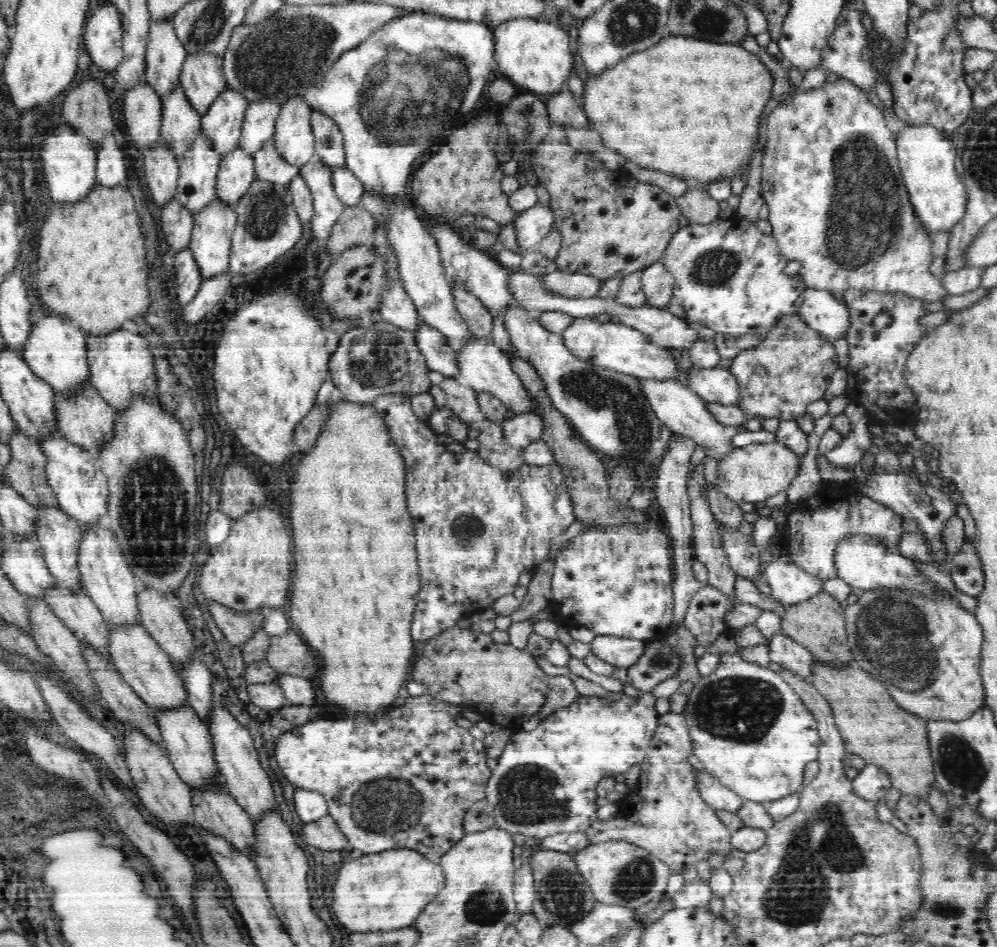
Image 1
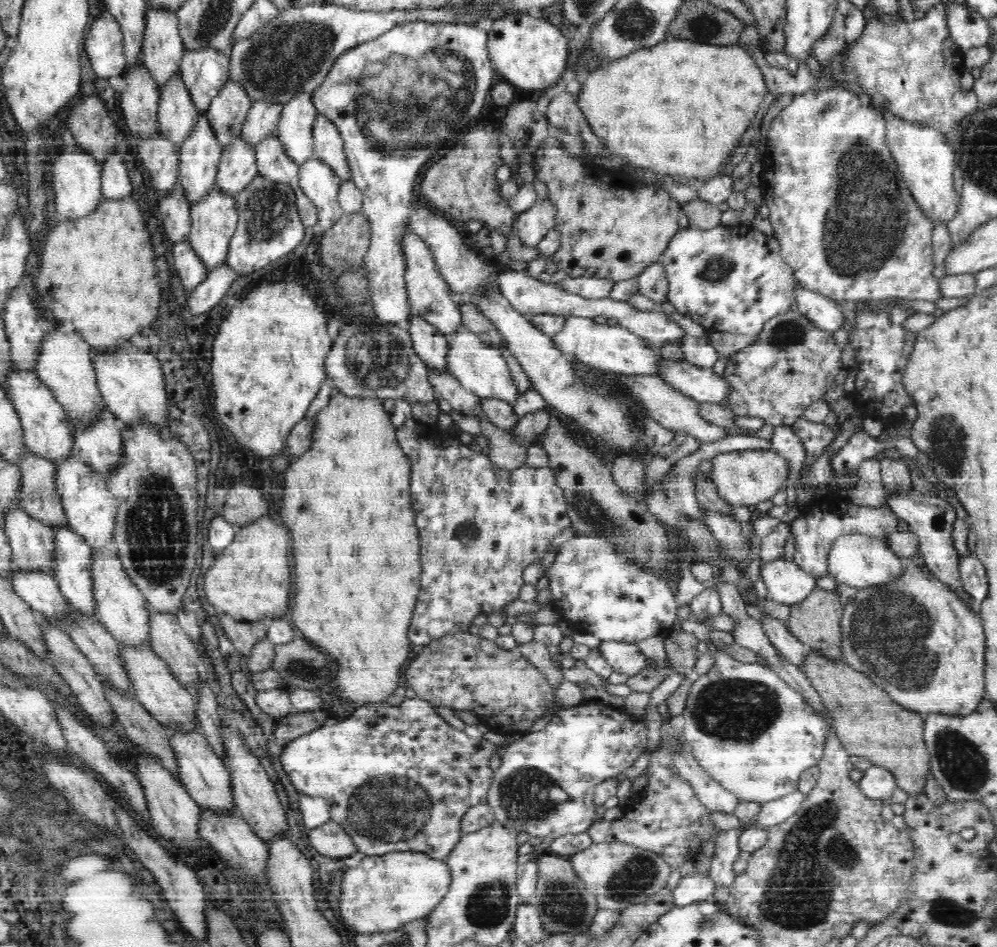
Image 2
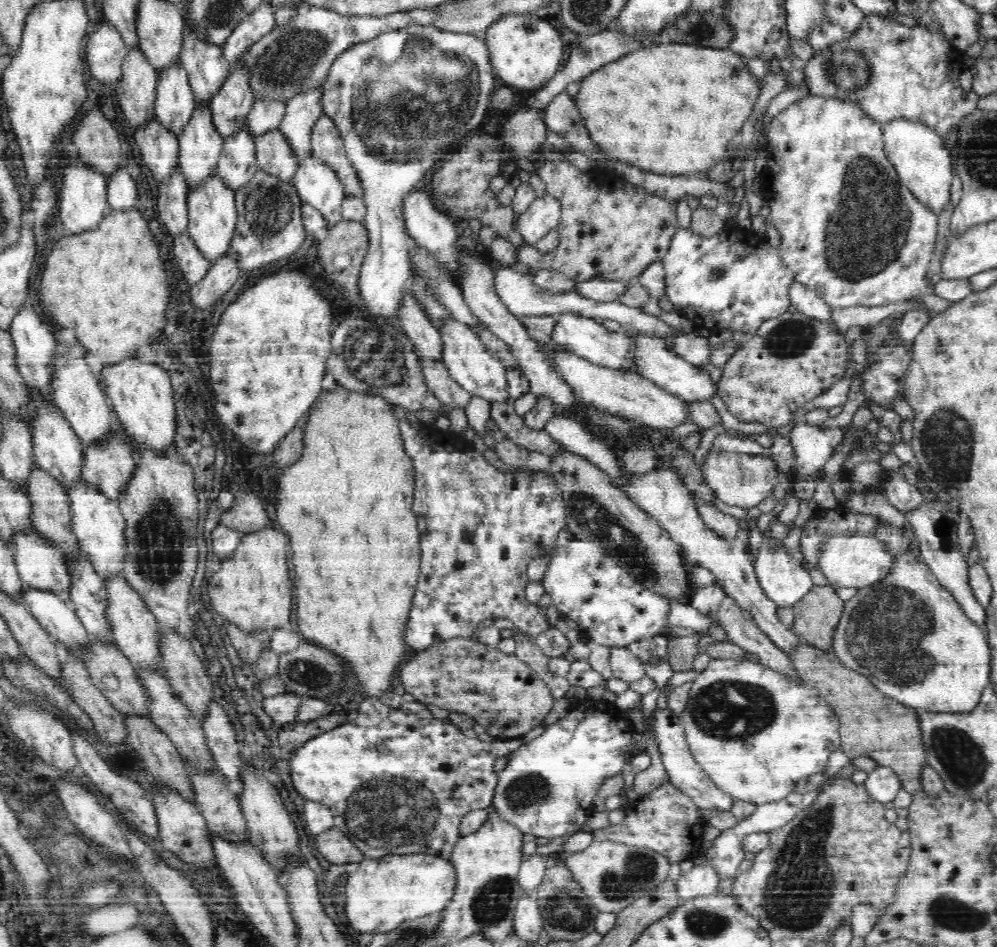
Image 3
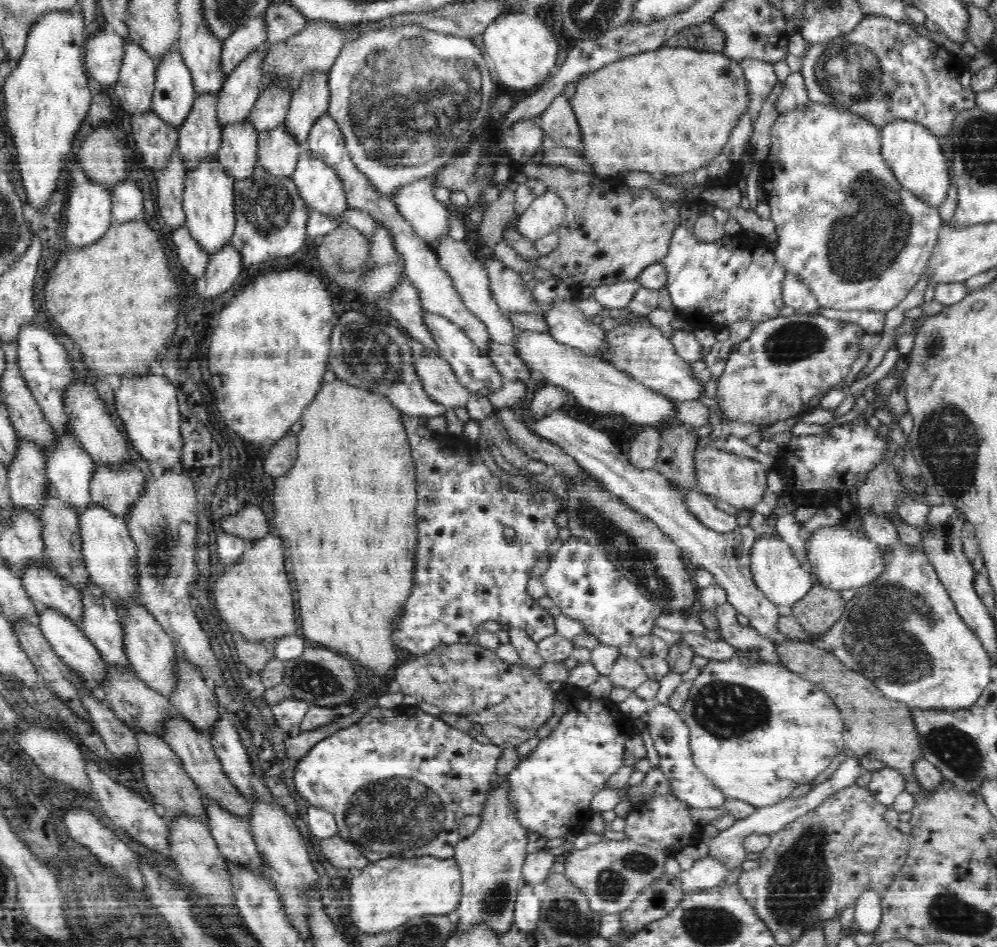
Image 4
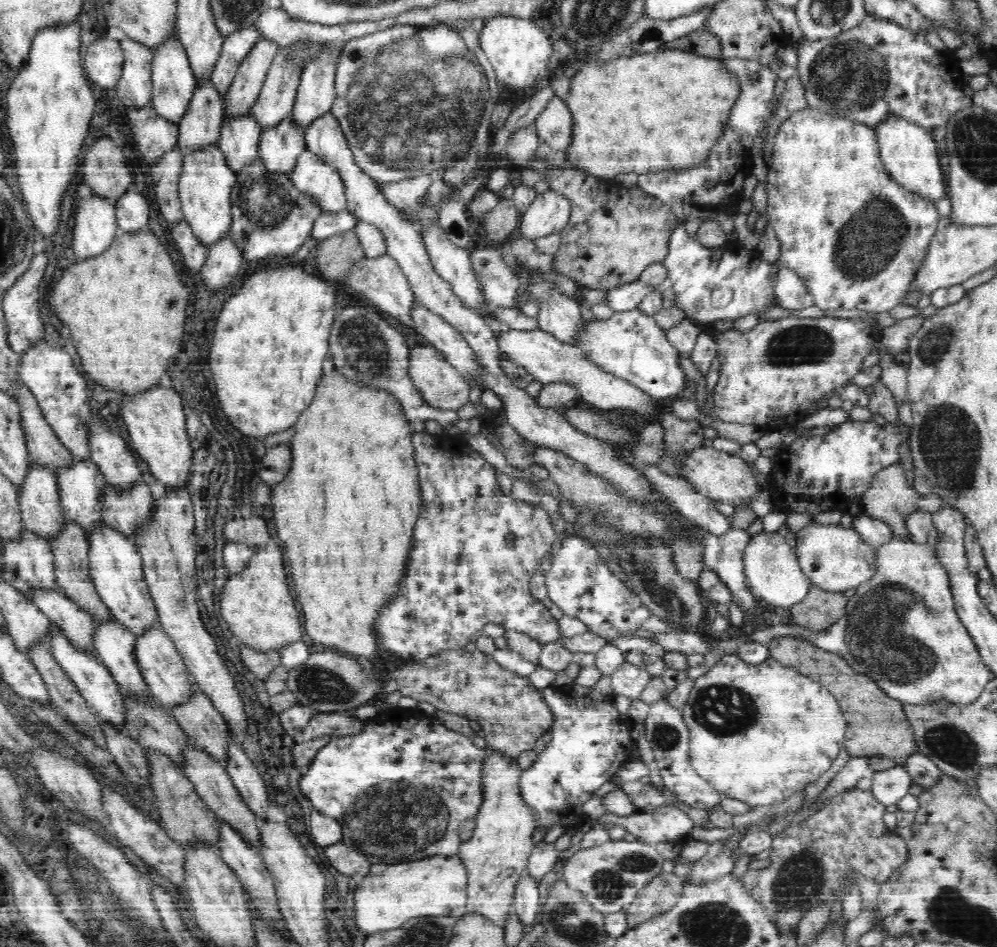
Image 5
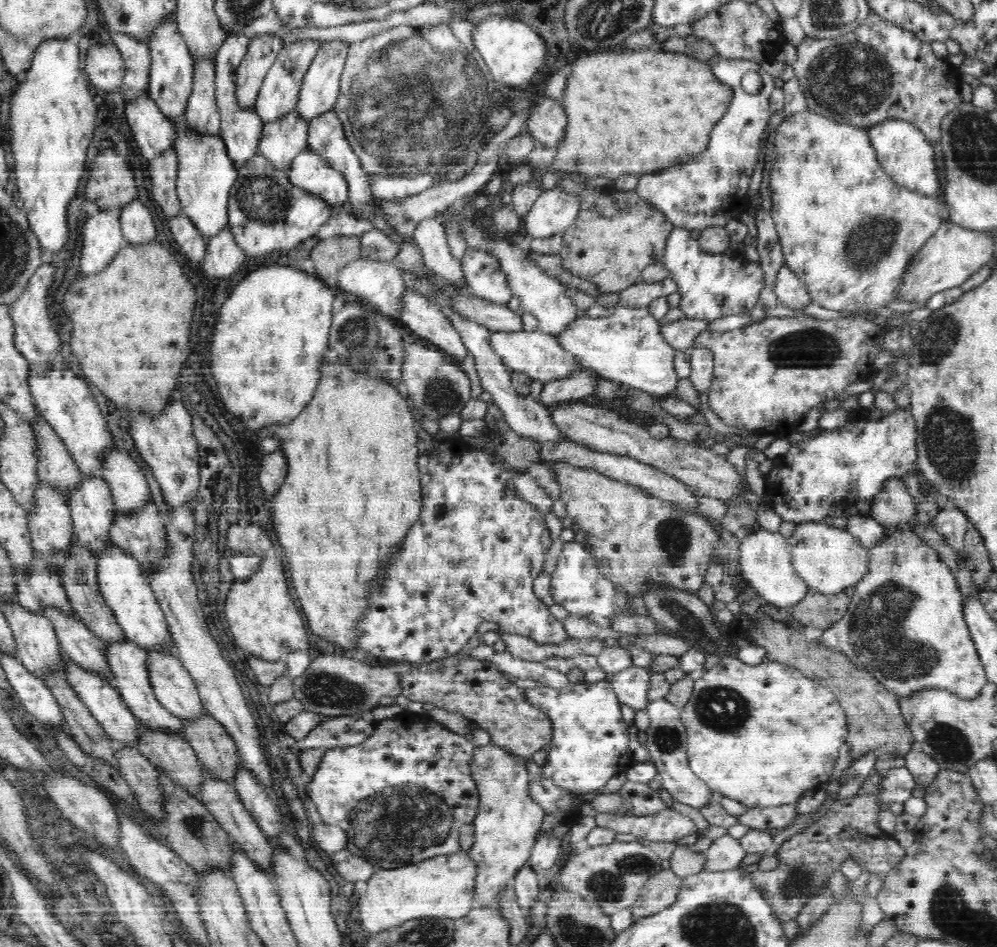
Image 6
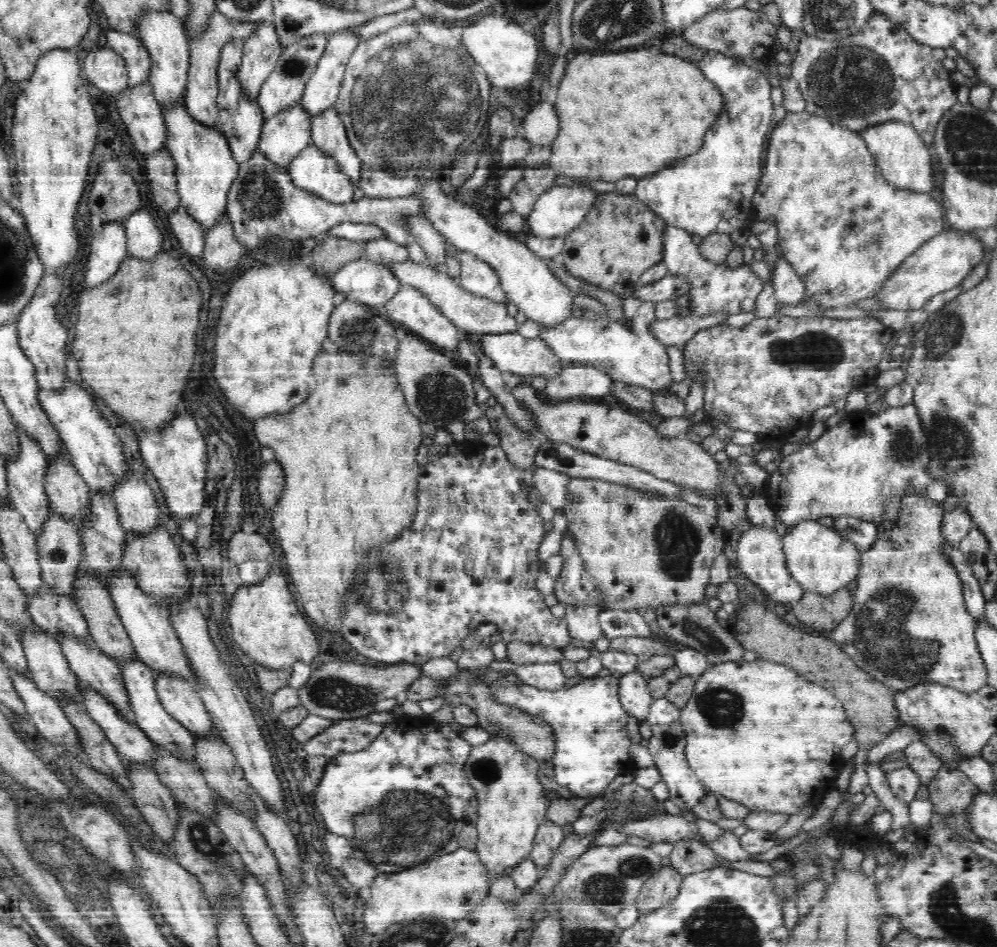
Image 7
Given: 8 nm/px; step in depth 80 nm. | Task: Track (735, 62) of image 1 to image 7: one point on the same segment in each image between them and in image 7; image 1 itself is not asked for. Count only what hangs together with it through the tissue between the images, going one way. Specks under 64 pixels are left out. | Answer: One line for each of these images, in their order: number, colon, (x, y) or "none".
2: (677, 108)
3: (670, 108)
4: (668, 112)
5: (673, 102)
6: (654, 109)
7: (628, 115)

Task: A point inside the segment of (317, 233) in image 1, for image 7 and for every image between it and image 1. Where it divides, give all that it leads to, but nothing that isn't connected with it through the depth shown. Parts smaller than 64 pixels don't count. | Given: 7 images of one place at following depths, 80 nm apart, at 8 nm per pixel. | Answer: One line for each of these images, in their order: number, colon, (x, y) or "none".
2: (316, 179)
3: (317, 184)
4: (318, 184)
5: (312, 176)
6: (314, 173)
7: (314, 170)

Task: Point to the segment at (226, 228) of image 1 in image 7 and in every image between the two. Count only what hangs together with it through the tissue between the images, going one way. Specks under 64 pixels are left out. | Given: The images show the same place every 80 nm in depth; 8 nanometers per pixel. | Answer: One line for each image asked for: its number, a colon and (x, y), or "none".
2: (214, 218)
3: (212, 211)
4: (209, 197)
5: (205, 186)
6: (206, 173)
7: (205, 165)

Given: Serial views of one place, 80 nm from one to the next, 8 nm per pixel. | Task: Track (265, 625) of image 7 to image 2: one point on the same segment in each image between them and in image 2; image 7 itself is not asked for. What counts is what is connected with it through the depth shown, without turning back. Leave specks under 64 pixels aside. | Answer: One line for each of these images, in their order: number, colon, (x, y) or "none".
2: (250, 580)
3: (252, 589)
4: (254, 598)
5: (256, 603)
6: (264, 621)

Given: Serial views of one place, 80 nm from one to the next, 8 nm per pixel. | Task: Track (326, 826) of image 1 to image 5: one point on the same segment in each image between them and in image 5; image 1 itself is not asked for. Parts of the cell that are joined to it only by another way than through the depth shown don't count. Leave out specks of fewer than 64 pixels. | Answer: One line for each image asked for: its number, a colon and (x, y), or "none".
2: (329, 839)
3: (333, 845)
4: (343, 855)
5: (348, 860)

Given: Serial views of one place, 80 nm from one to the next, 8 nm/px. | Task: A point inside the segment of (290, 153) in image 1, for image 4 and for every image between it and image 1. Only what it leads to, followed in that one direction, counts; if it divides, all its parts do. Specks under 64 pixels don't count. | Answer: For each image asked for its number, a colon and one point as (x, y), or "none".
2: (294, 128)
3: (302, 111)
4: (309, 101)

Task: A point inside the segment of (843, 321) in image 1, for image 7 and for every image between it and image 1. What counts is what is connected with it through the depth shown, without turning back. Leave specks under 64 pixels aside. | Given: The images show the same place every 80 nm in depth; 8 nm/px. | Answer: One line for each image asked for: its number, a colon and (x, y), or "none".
2: (823, 312)
3: (805, 300)
4: (796, 294)
5: (791, 293)
6: (791, 291)
7: (789, 289)

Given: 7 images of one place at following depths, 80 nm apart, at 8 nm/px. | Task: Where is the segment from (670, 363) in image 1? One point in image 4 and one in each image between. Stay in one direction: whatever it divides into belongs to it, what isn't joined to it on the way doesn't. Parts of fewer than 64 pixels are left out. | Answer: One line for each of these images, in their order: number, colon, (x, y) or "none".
2: (613, 349)
3: (572, 333)
4: (567, 324)

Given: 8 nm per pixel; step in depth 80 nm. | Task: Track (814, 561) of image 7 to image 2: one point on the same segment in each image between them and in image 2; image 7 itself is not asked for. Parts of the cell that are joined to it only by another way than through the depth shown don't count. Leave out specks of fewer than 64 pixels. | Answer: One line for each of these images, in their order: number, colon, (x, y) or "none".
2: (858, 560)
3: (857, 560)
4: (842, 558)
5: (835, 558)
6: (828, 559)

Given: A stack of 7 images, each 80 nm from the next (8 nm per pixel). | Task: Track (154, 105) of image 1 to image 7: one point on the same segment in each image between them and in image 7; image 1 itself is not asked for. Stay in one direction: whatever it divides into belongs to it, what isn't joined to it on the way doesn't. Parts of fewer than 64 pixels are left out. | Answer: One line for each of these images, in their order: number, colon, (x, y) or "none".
2: (139, 100)
3: (136, 91)
4: (134, 89)
5: (134, 89)
6: (135, 53)
7: (128, 45)

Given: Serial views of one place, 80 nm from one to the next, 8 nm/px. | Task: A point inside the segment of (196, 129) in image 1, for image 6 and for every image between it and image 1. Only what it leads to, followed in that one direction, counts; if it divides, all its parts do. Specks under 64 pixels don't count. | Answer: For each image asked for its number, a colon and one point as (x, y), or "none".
2: (177, 114)
3: (174, 104)
4: (173, 96)
5: (173, 82)
6: (170, 78)

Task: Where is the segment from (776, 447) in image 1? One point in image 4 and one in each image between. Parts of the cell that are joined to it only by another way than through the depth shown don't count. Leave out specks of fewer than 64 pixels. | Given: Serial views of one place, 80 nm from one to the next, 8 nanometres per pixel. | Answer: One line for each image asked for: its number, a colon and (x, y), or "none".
2: (744, 478)
3: (741, 480)
4: (739, 481)

